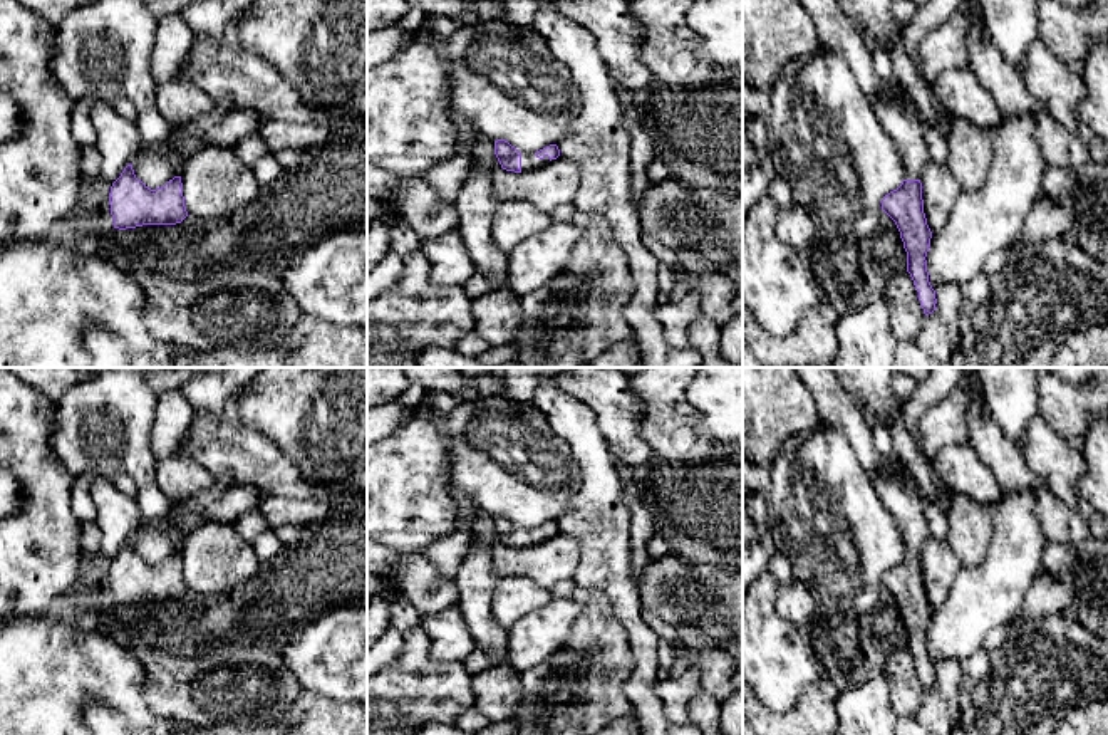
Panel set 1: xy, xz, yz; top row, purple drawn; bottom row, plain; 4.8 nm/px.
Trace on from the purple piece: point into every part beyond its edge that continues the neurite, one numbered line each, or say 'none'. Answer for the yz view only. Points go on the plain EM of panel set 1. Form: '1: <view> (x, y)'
1: yz (904, 500)

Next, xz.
1: xz (528, 536)

